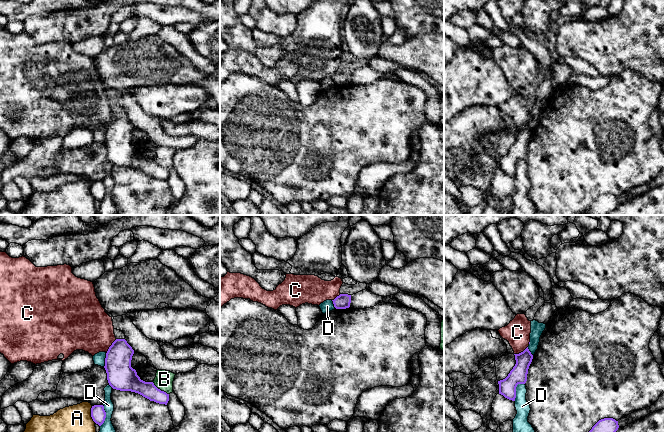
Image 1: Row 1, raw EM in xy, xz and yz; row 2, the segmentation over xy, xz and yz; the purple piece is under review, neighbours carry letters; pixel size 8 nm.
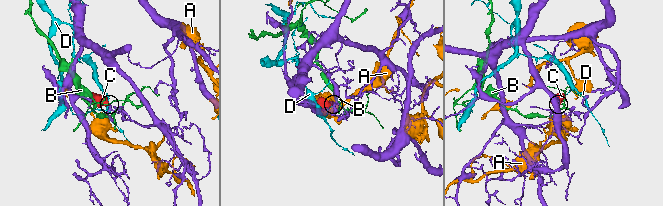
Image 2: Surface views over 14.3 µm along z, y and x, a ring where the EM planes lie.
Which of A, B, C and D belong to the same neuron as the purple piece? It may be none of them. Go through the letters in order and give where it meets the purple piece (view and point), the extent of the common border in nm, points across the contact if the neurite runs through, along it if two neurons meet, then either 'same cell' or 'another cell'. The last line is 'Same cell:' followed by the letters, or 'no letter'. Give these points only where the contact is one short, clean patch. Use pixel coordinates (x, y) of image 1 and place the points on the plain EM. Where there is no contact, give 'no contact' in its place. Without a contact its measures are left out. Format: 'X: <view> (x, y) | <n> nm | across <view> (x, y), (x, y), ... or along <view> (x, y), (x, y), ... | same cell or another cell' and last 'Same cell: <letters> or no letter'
A: xy (91, 190) | 140 nm | another cell
B: xy (159, 165) | 170 nm | another cell
C: xy (110, 122) | 150 nm | another cell
D: yz (515, 165) | 170 nm | another cell
Same cell: no letter

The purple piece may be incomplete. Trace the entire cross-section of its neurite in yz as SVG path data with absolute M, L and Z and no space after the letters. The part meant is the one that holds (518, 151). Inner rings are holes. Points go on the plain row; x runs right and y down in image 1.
M528 123L523 128L514 131L515 142L505 155L498 157L499 170L512 177L515 177L516 174L517 161L526 159L528 145L533 135Z

